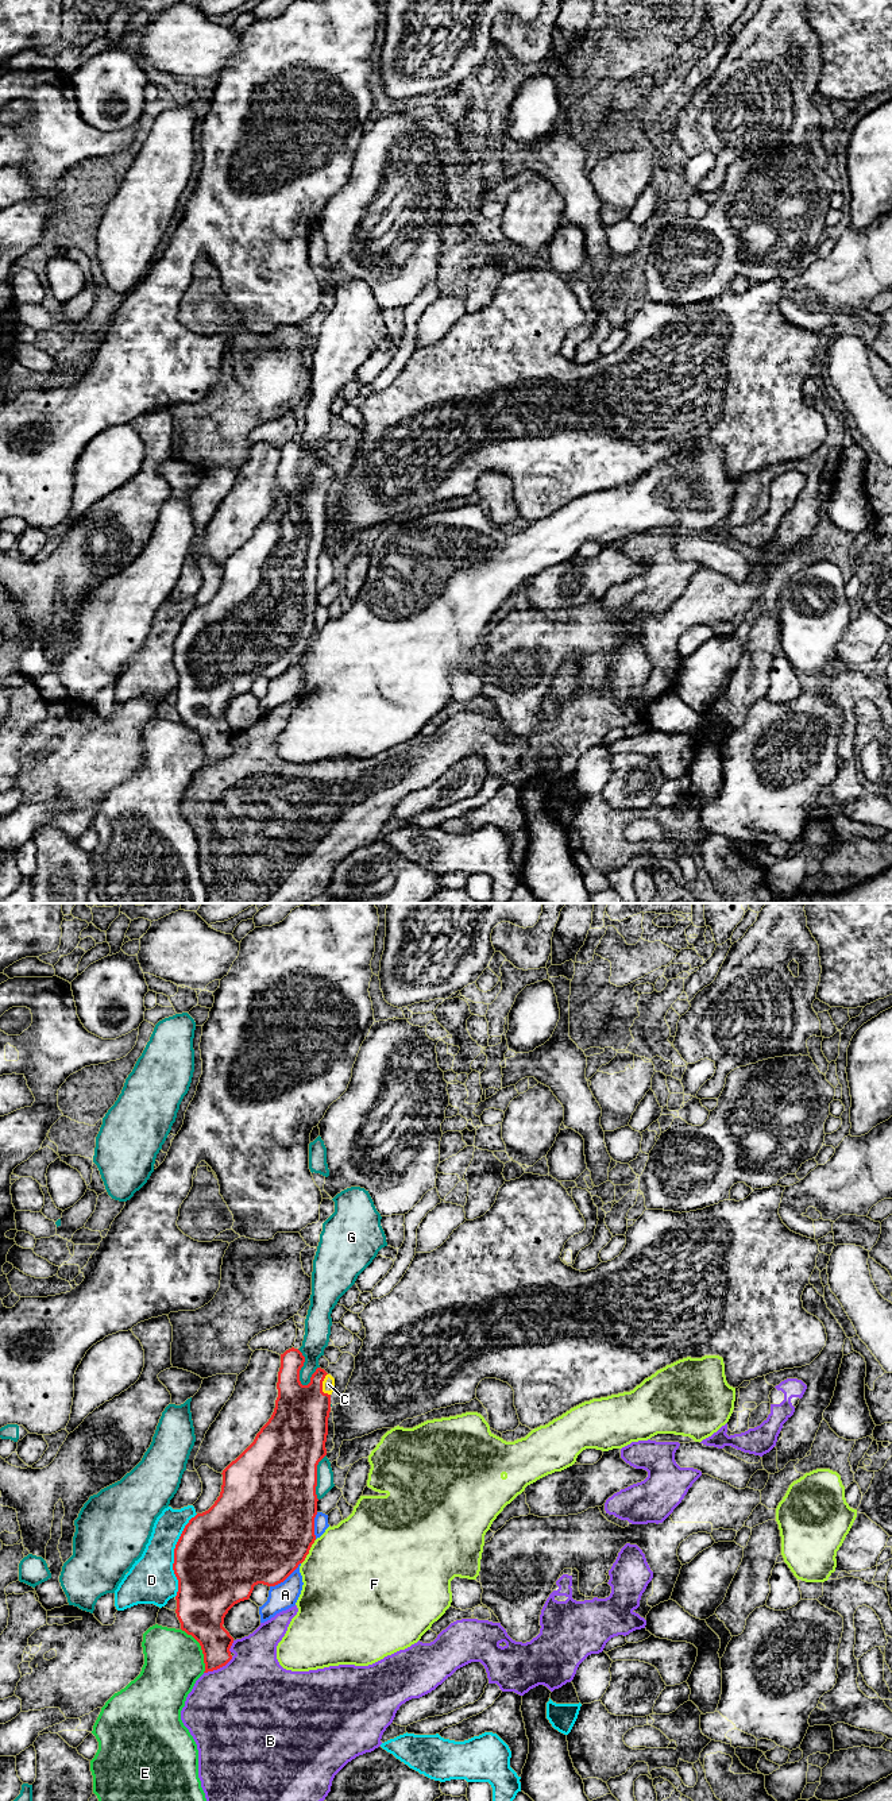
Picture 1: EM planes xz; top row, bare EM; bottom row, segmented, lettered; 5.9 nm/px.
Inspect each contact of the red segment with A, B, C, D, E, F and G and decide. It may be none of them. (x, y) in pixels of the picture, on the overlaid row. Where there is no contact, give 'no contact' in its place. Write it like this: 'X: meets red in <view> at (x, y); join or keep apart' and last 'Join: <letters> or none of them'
A: meets red in xz at (285, 1578); keep apart
B: meets red in xz at (217, 1668); keep apart
C: meets red in xz at (321, 1385); join
D: meets red in xz at (174, 1554); keep apart
E: meets red in xz at (201, 1649); keep apart
F: meets red in xz at (308, 1551); keep apart
G: meets red in xz at (300, 1369); keep apart
Join: C

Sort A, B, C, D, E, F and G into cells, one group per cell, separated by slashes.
A / B / C / D / E / F / G

